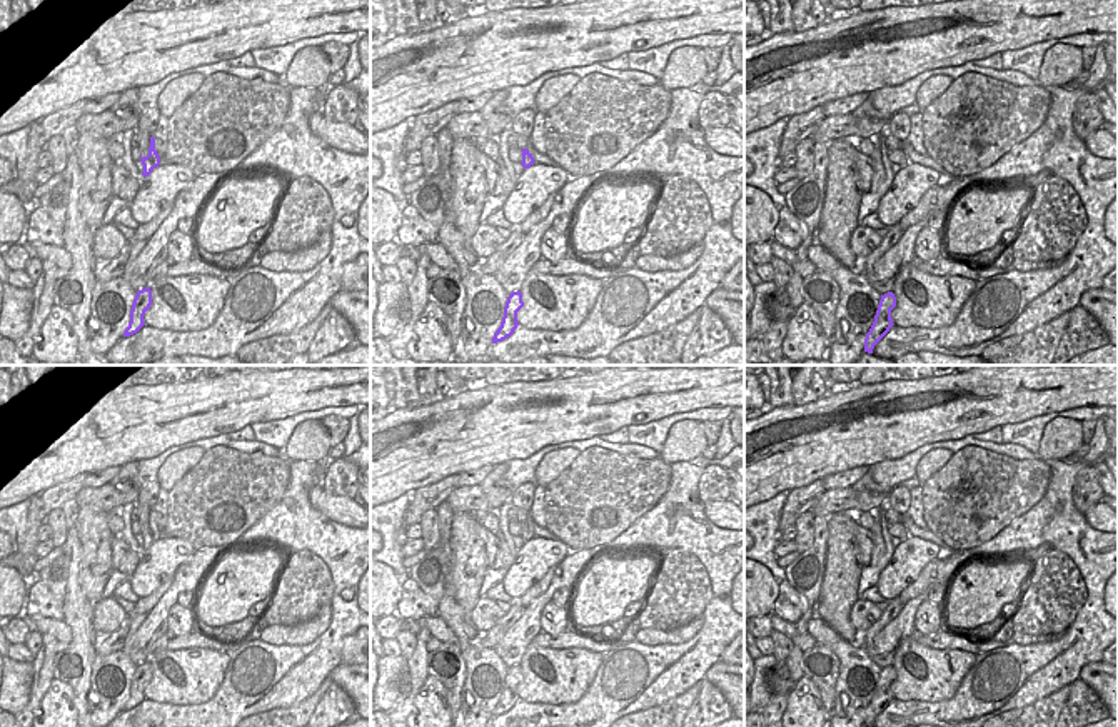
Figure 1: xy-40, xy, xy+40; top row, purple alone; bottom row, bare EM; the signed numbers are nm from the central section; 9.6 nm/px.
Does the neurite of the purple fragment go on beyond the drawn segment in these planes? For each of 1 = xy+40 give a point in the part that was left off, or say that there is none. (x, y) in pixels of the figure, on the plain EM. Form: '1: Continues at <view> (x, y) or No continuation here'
1: No continuation here

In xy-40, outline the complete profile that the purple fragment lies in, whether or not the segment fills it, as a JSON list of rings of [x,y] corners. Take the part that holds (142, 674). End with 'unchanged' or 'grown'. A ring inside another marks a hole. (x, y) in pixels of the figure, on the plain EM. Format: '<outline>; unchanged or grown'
[[[149,660],[137,665],[132,684],[130,684],[130,695],[123,705],[123,710],[130,710],[137,707],[144,699],[144,689],[152,679],[152,664]]]; unchanged

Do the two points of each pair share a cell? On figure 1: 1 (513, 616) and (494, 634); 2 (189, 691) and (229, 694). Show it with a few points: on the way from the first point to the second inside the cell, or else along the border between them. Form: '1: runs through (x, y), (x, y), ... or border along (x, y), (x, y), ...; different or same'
1: runs through (508, 621), (499, 629); same
2: border along (229, 656), (217, 691), (204, 702), (179, 706); different

